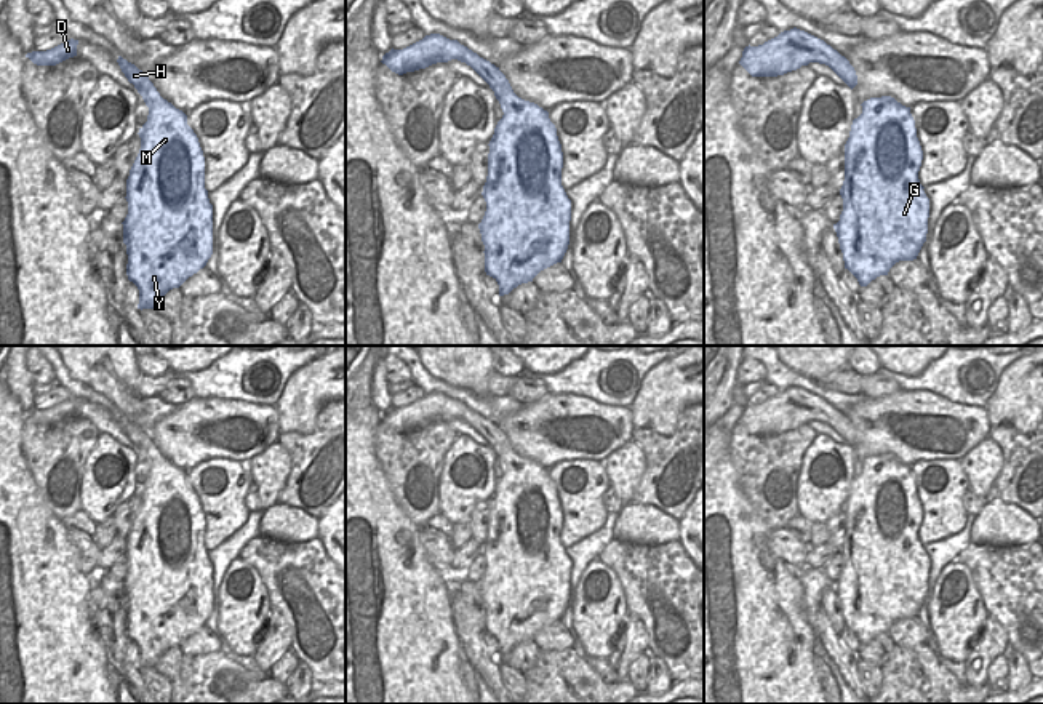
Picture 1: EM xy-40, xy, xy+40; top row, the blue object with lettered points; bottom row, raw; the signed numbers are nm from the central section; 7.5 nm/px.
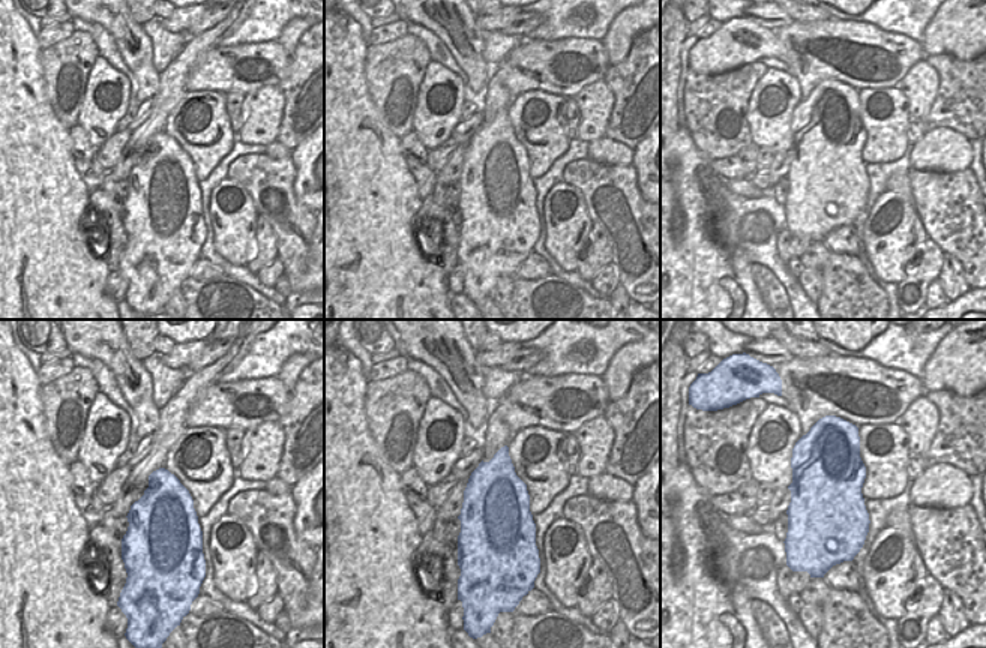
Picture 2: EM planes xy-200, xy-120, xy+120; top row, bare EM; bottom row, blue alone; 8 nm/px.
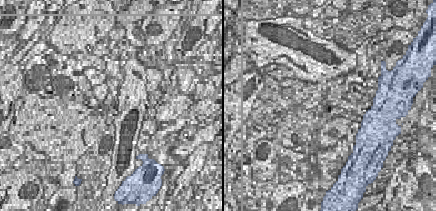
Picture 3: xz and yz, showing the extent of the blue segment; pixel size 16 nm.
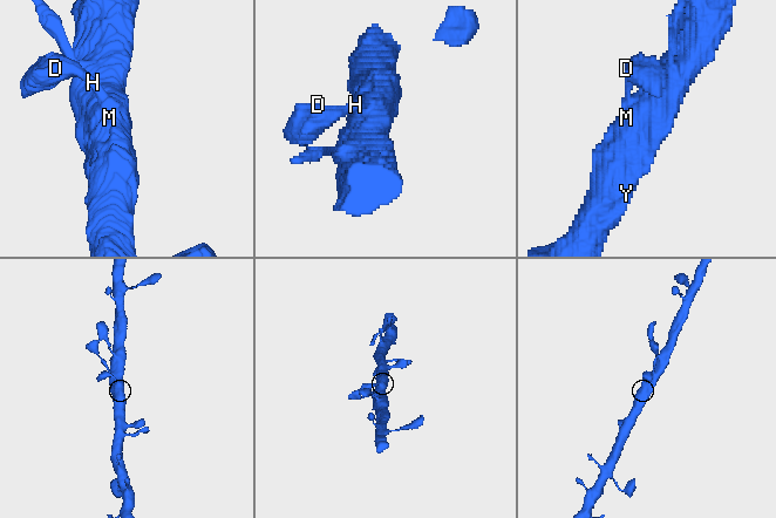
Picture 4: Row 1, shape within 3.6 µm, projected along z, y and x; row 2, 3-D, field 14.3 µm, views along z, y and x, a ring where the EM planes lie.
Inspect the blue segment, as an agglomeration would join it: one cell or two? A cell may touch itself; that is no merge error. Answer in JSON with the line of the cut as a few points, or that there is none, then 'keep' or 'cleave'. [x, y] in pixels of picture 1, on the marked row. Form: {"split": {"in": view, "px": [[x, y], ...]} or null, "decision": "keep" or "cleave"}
{"split": null, "decision": "keep"}

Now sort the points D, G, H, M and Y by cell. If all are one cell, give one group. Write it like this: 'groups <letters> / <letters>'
groups D G H M Y

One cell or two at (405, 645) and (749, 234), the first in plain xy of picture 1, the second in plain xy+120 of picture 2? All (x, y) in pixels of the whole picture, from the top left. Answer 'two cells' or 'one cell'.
two cells

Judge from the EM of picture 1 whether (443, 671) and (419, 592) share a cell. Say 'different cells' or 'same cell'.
same cell

